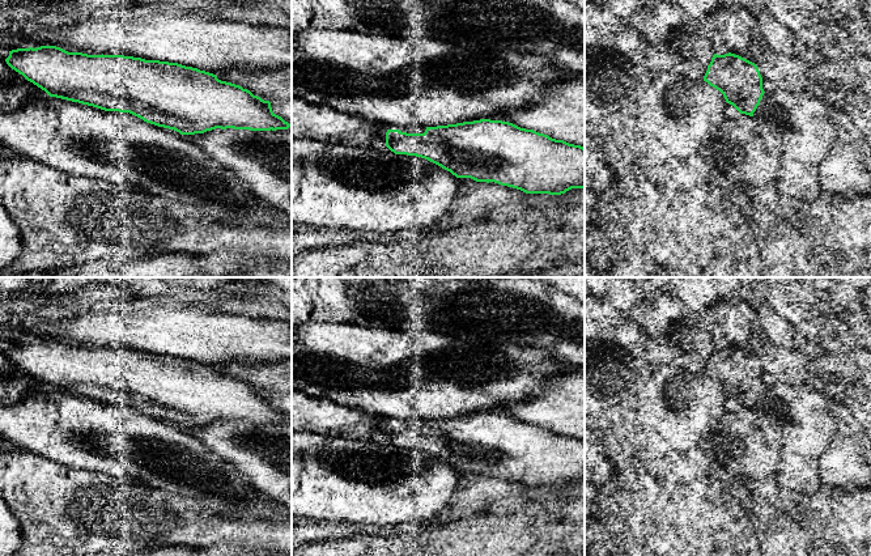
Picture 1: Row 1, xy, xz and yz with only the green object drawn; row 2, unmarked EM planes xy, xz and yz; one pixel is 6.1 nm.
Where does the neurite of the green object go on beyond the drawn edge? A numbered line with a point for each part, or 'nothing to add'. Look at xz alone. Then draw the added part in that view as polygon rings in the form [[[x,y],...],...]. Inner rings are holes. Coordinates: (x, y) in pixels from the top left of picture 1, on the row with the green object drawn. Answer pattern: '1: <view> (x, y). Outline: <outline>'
1: xz (415, 128). Outline: [[[388,126],[388,130],[399,130],[401,132],[407,133],[424,133],[426,127],[425,126],[408,126],[408,127],[400,127],[400,126]]]

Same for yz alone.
1: yz (730, 111). Outline: [[[726,103],[725,115],[726,118],[736,118],[740,113],[732,105]]]

